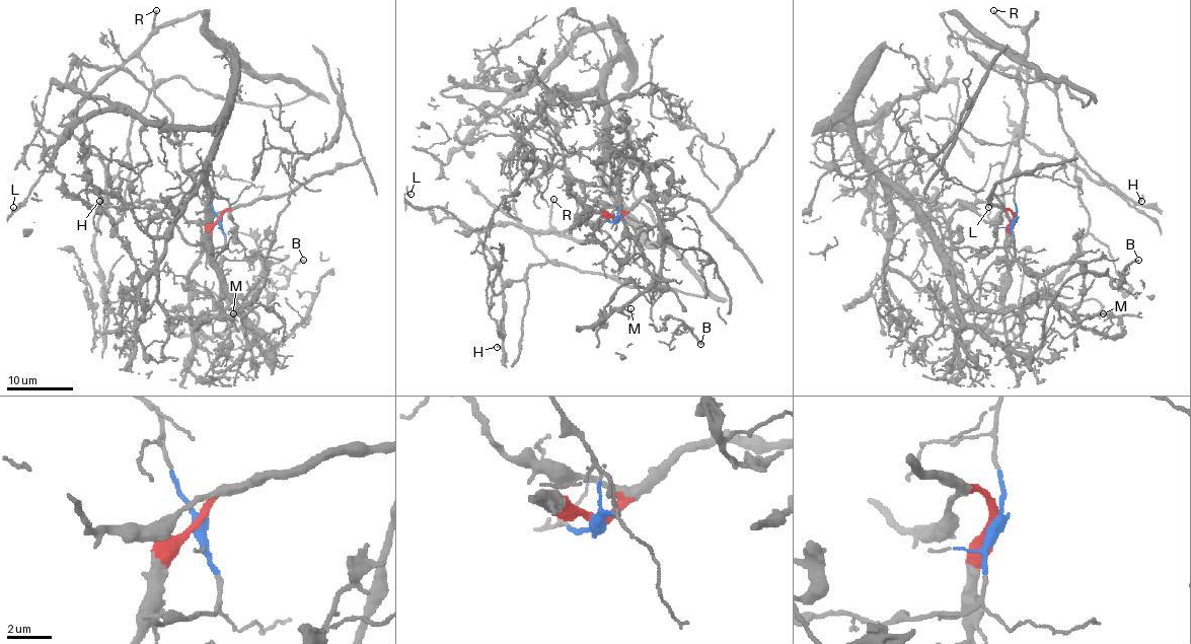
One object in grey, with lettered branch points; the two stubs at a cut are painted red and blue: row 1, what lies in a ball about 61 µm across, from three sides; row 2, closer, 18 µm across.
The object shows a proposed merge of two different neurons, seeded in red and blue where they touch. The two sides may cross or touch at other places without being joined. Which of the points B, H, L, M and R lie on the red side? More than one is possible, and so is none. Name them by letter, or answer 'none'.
B, M

